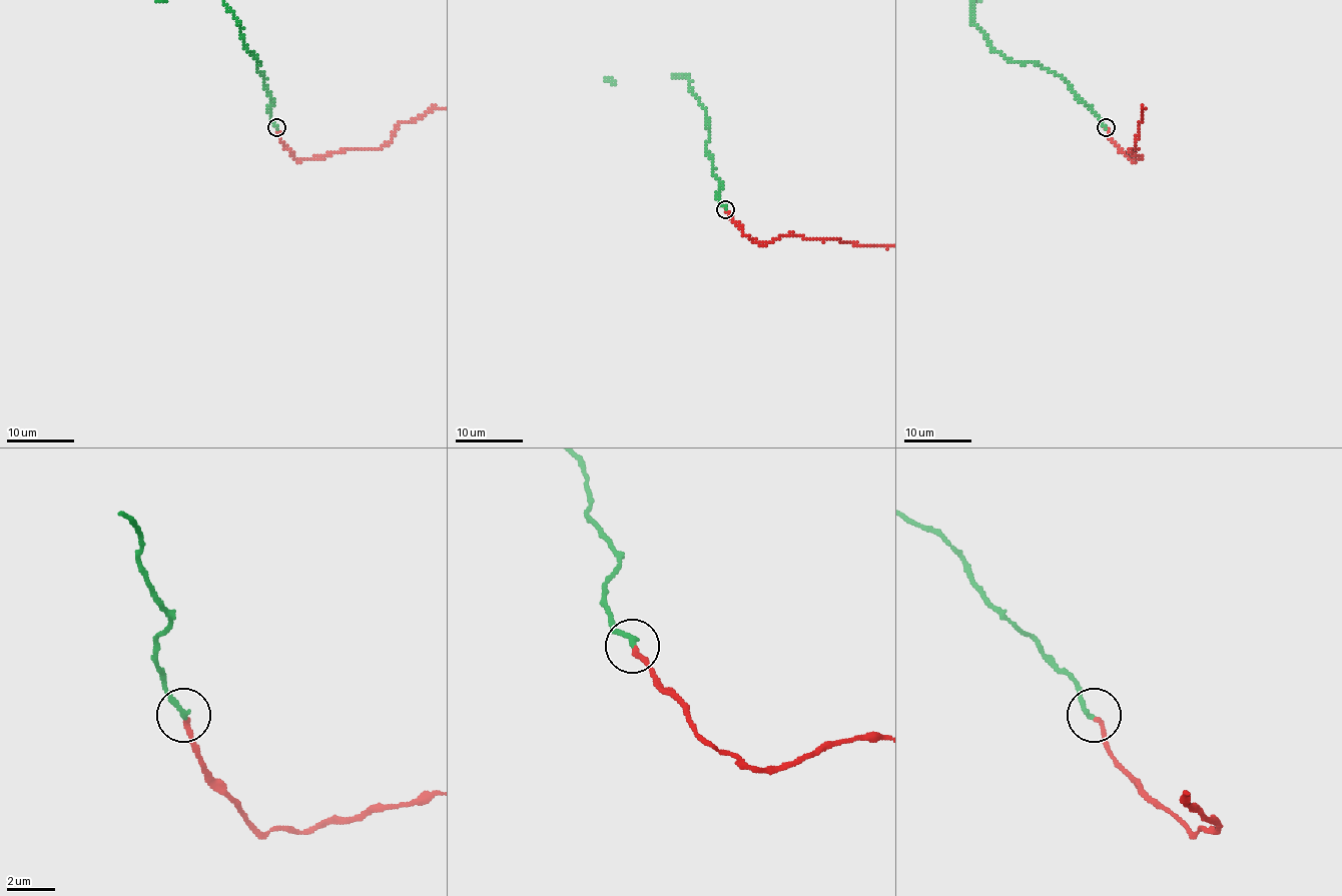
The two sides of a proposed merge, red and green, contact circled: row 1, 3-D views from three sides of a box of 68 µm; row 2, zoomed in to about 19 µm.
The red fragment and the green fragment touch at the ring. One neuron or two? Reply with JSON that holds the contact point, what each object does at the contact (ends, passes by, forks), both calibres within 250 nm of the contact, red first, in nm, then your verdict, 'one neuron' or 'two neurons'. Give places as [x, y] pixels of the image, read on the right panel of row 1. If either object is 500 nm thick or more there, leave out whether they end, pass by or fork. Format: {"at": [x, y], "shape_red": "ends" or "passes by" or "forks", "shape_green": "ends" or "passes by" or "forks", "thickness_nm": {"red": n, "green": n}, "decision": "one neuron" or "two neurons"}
{"at": [1106, 127], "shape_red": "ends", "shape_green": "ends", "thickness_nm": {"red": 190, "green": 220}, "decision": "one neuron"}

